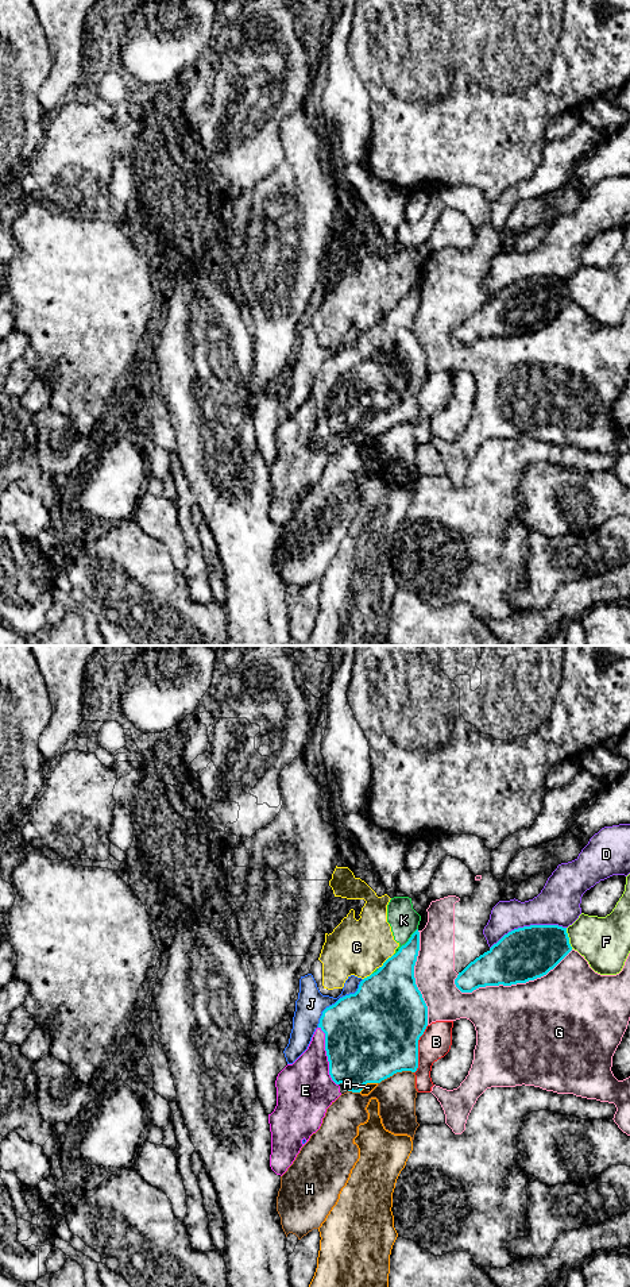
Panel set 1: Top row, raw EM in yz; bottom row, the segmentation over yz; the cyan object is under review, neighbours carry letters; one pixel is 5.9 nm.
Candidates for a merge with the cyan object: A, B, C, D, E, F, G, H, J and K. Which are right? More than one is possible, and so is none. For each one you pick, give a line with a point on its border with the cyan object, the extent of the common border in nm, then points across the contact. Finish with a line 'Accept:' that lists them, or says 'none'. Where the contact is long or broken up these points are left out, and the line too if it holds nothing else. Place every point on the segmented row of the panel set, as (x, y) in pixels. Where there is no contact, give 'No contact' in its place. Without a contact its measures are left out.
E: Touches cyan at yz (327, 1055). Shared border 360 nm. Path across: yz (366, 1040), (335, 1055), (327, 1055), (327, 1063), (305, 1090)
Accept: E

